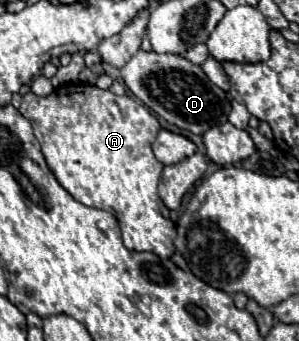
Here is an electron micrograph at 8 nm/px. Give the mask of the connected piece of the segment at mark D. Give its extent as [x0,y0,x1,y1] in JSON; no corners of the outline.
[121,51,231,135]

